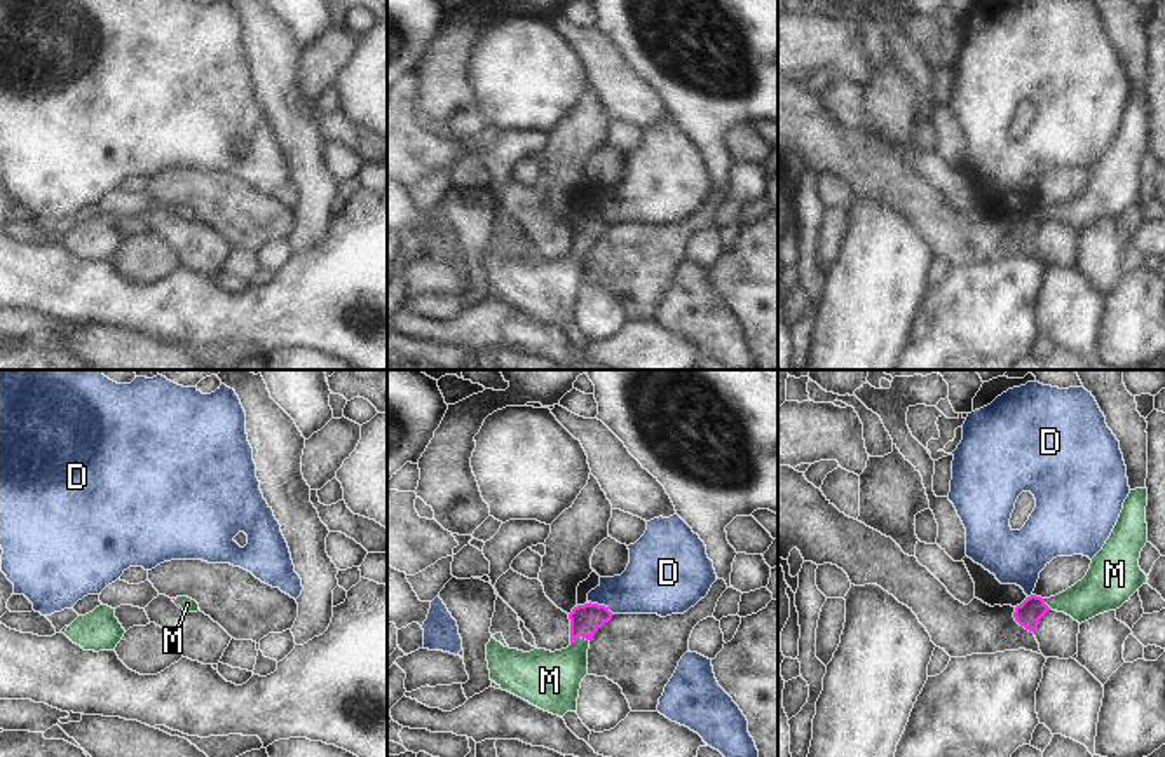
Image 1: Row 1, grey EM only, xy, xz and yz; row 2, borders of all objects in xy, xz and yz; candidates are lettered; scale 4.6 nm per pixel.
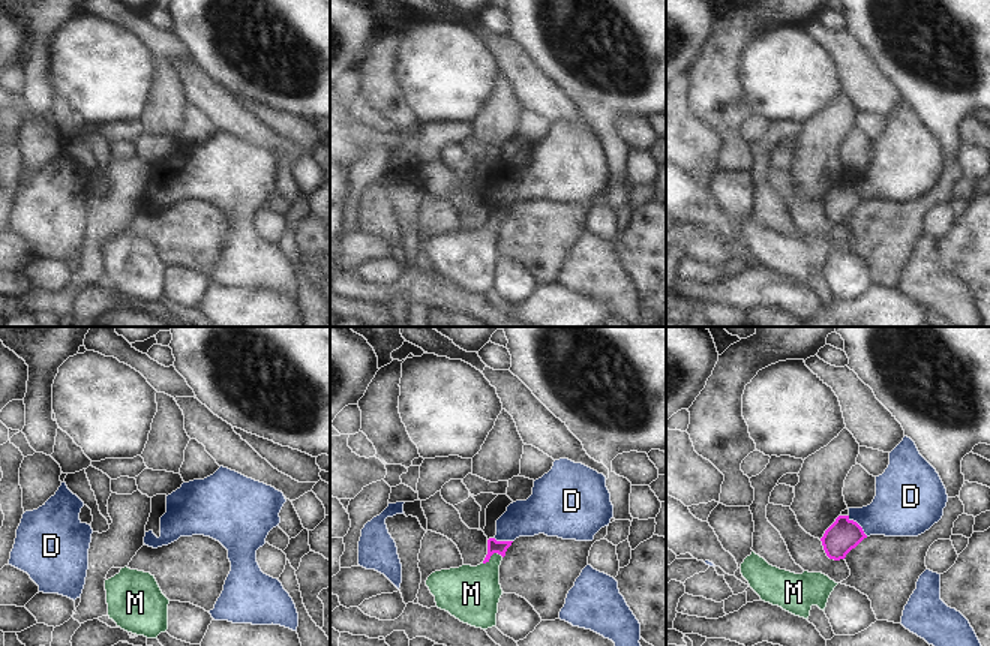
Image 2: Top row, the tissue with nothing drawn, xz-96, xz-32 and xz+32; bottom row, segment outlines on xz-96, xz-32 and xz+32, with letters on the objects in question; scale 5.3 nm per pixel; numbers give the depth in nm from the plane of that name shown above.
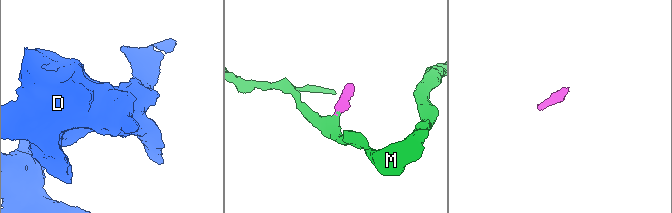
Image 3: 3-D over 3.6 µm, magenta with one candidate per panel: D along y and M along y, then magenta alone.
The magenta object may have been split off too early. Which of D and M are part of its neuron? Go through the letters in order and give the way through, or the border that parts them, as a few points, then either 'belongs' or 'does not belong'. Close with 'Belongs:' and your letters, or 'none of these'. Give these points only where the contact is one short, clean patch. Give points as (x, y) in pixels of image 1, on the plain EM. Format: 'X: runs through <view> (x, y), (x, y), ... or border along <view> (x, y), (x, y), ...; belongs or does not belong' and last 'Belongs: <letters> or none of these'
D: border along xz (590, 210), (604, 215), (613, 224); does not belong
M: runs through xz (585, 229), (579, 245), (576, 264), (550, 290); belongs
Belongs: M

